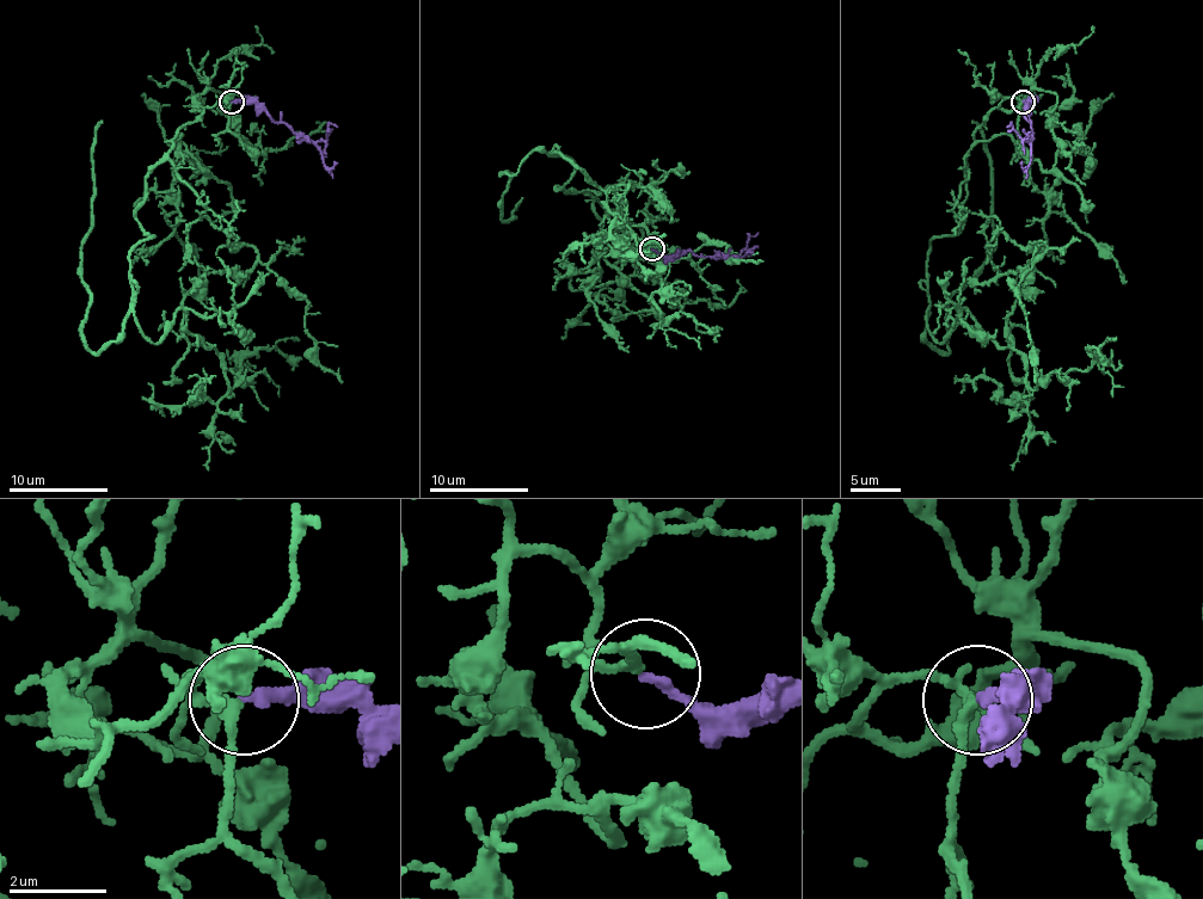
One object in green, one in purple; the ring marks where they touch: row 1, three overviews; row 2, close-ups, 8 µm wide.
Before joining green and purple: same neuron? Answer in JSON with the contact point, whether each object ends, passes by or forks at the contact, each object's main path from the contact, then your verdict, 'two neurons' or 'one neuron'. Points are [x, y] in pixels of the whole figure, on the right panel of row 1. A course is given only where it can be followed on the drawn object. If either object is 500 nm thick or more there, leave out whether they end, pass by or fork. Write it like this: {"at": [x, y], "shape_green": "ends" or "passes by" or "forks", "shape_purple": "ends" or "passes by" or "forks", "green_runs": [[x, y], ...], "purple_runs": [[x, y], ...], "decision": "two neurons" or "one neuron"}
{"at": [1023, 102], "shape_green": "forks", "shape_purple": "ends", "green_runs": [[1023, 103], [975, 133], [965, 220], [927, 254], [927, 328], [940, 344], [965, 309], [1032, 388], [1117, 336]], "purple_runs": [[1023, 103], [1030, 103], [1025, 117], [1032, 135], [1030, 162], [1025, 167], [1019, 162]], "decision": "one neuron"}

